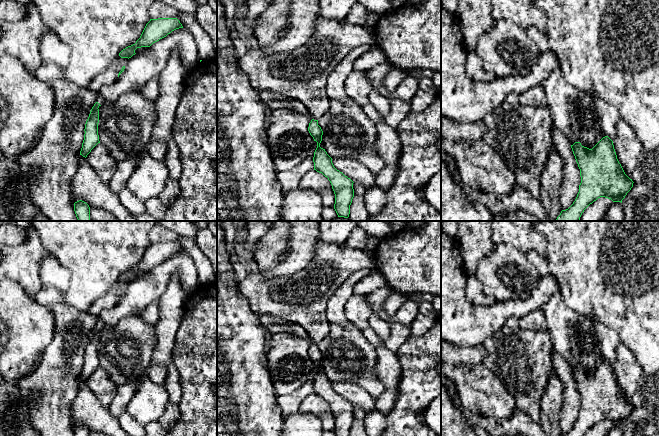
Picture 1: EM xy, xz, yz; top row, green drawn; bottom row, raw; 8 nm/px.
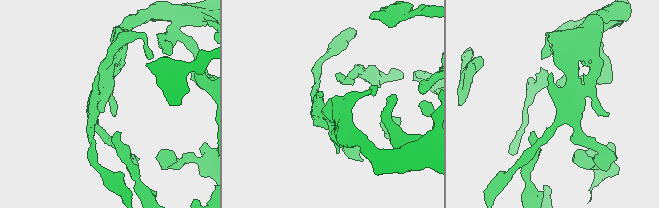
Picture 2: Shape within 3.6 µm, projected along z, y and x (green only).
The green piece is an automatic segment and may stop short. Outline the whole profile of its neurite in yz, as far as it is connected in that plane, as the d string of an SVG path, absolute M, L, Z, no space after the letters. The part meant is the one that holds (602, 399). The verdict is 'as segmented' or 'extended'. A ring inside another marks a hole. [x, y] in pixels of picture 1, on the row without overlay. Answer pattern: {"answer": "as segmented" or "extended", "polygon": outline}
{"answer": "as segmented", "polygon": "M605 360L592 373L580 366L571 372L580 393L581 407L573 428L561 436L584 436L600 421L622 427L634 406L619 387L613 365Z"}

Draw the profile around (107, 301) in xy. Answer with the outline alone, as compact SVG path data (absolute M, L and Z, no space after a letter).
M119 279L112 285L109 292L101 296L93 303L89 313L99 317L102 311L113 308L118 302L118 298L123 290L126 290L128 282L121 282Z

